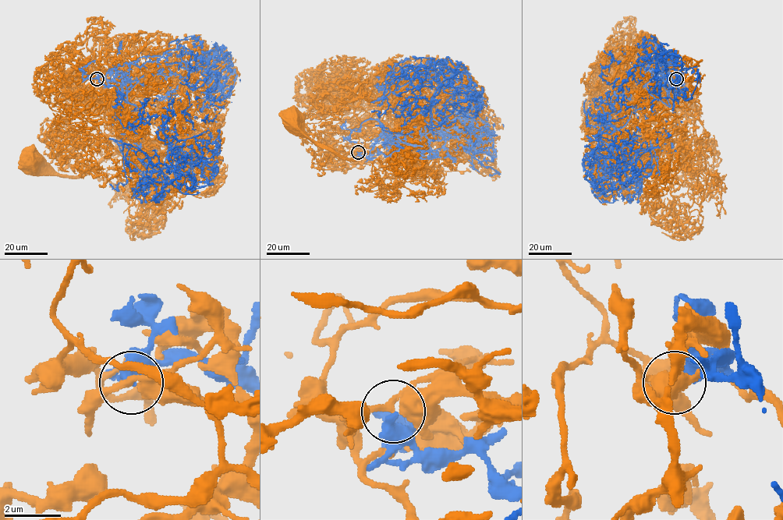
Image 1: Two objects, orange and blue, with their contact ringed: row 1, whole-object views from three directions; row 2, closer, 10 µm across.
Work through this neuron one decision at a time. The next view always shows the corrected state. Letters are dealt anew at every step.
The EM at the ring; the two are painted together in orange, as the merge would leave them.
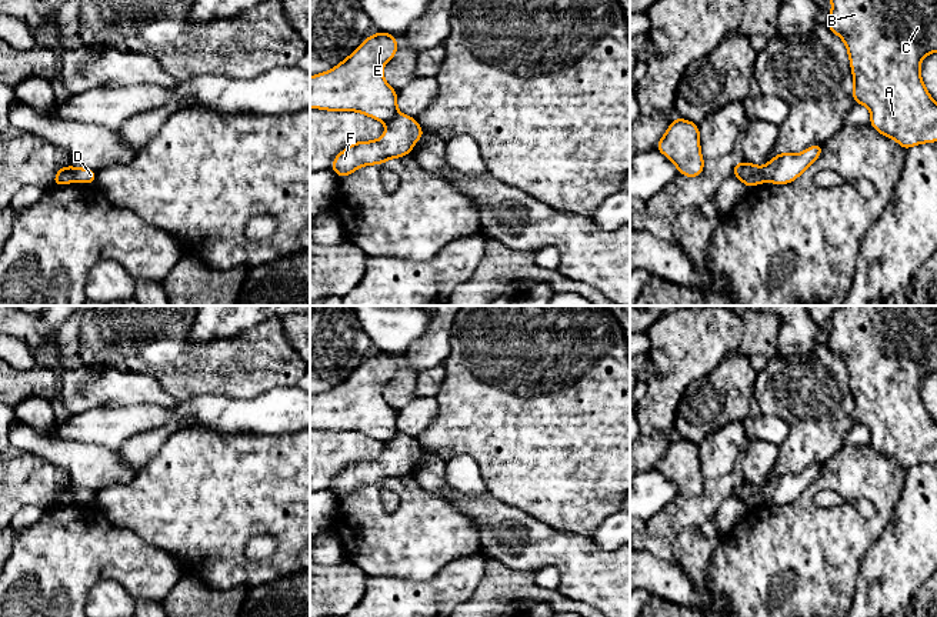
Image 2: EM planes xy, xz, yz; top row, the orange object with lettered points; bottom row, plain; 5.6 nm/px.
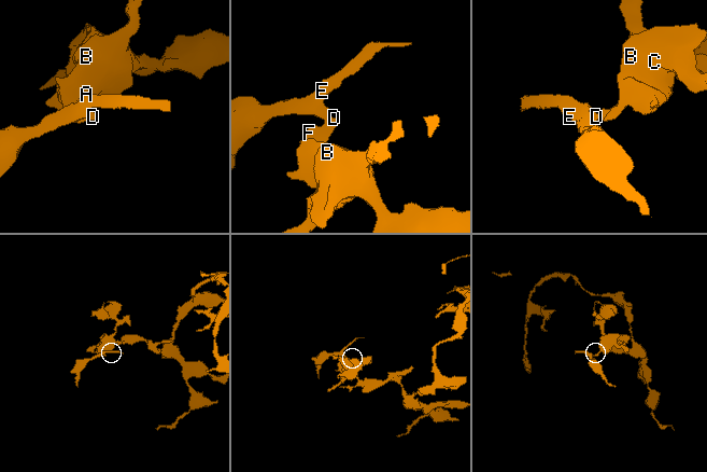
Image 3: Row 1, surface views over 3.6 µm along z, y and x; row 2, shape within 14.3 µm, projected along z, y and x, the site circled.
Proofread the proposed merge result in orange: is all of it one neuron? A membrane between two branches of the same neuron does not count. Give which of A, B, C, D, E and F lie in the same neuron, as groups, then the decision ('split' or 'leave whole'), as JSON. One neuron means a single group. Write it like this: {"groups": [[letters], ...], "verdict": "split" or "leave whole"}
{"groups": [["A", "B", "C", "D", "F"], ["E"]], "verdict": "split"}

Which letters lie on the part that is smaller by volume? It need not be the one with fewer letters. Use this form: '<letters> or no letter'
E

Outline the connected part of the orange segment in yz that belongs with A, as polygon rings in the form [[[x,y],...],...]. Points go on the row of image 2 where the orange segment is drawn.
[[[830,0],[830,3],[833,9],[827,27],[844,40],[854,79],[851,97],[857,104],[864,104],[870,109],[870,126],[874,127],[880,134],[894,139],[904,150],[908,150],[916,144],[937,141],[937,103],[927,93],[920,73],[921,59],[926,54],[937,51],[937,0]]]

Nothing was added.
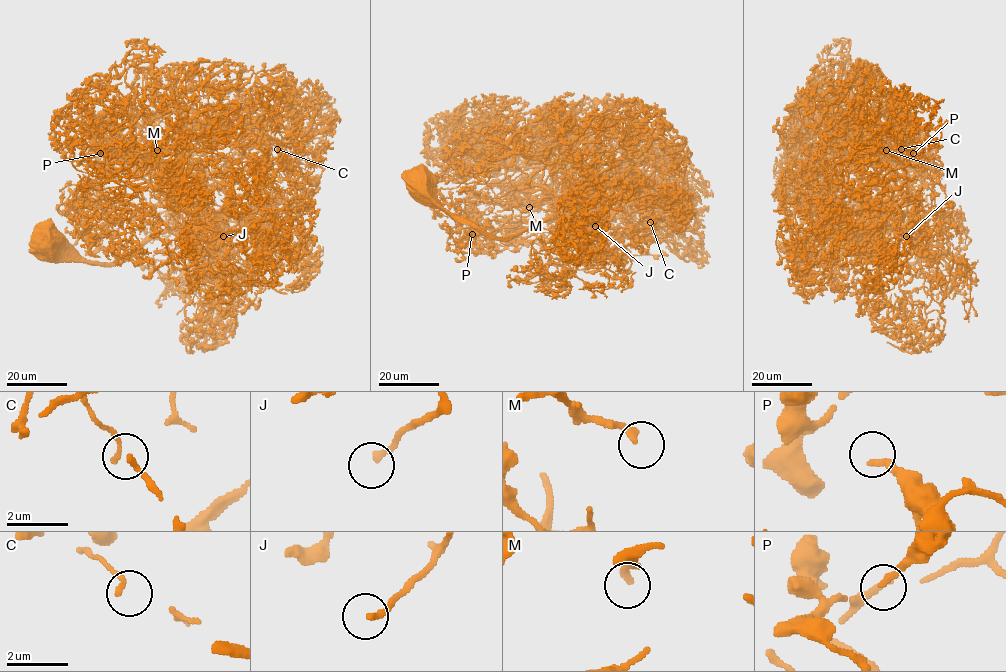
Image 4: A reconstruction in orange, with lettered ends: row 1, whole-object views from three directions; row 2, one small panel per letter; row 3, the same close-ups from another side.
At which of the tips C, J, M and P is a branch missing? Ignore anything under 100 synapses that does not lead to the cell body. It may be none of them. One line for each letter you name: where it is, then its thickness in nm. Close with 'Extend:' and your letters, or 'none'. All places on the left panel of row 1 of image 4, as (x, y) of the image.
J: (223, 236) | 180 nm
Extend: J

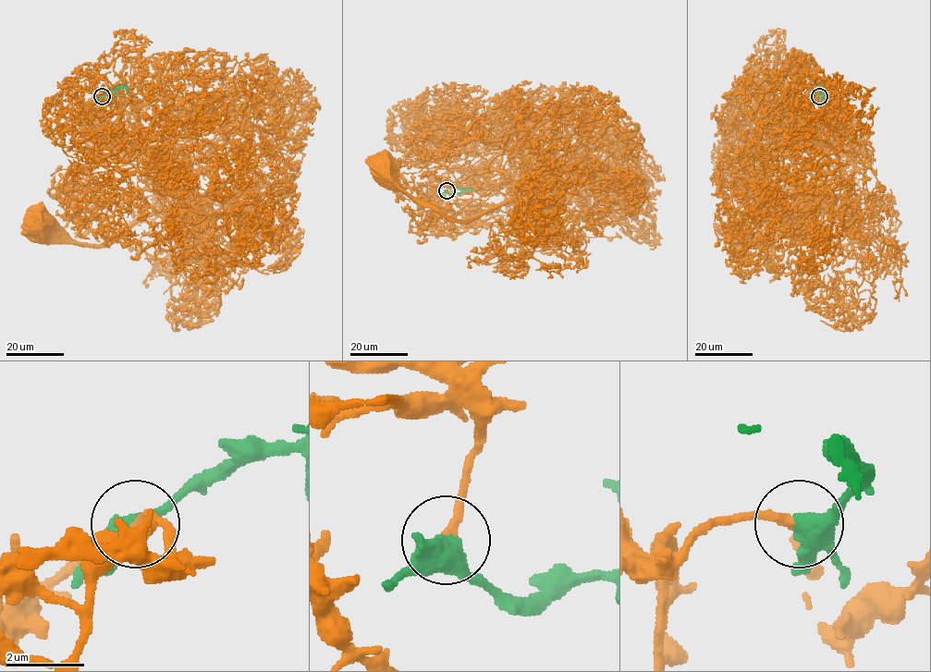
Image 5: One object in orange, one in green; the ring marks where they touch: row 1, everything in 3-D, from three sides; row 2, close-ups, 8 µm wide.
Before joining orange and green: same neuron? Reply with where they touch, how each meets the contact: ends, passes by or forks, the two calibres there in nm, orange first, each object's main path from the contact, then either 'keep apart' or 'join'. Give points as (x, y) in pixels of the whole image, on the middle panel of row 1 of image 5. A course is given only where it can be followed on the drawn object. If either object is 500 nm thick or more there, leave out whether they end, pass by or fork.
(447, 190) | orange ends | green forks | 240/420 nm | orange via (447, 189), (442, 180), (454, 196), (483, 182), (483, 166), (465, 187), (437, 185), (426, 198), (385, 170) | green via (446, 190), (452, 195), (471, 188) | join

